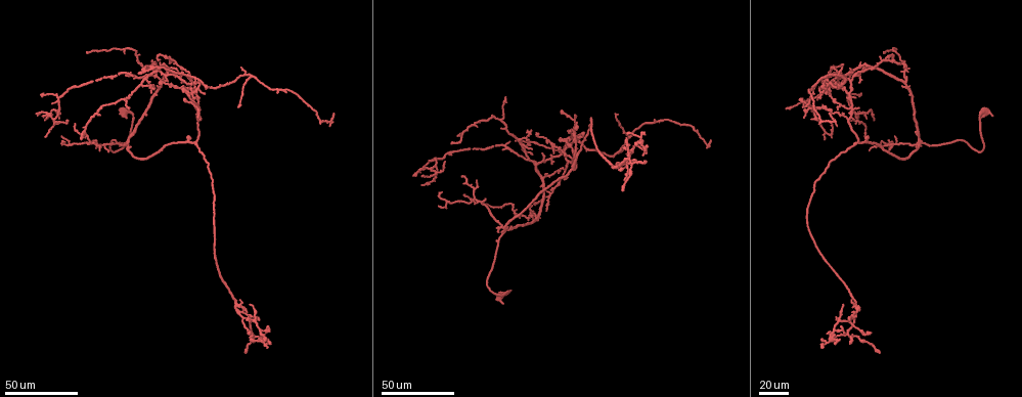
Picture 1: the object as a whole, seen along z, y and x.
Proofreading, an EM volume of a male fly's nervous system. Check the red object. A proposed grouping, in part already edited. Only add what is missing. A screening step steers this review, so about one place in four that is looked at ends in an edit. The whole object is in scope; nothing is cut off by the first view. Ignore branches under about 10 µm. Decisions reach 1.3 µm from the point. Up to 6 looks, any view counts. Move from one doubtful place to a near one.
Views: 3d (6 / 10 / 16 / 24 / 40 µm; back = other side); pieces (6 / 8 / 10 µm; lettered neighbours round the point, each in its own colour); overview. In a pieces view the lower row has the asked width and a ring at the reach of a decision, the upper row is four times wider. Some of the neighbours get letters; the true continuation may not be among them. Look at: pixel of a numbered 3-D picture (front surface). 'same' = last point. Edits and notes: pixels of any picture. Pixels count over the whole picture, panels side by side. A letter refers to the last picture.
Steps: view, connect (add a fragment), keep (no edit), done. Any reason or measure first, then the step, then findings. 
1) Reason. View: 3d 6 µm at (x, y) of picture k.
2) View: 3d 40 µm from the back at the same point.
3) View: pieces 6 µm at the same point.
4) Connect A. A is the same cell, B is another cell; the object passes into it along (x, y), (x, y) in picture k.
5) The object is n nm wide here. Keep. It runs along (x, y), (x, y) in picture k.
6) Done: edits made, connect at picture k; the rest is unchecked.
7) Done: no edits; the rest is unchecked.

Tapers out. View: 3d 24 µm at (156, 93) of picture 1.

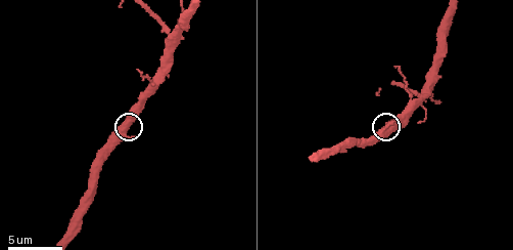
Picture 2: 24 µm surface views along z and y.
View: pieces 10 µm at (391, 124) of picture 2.

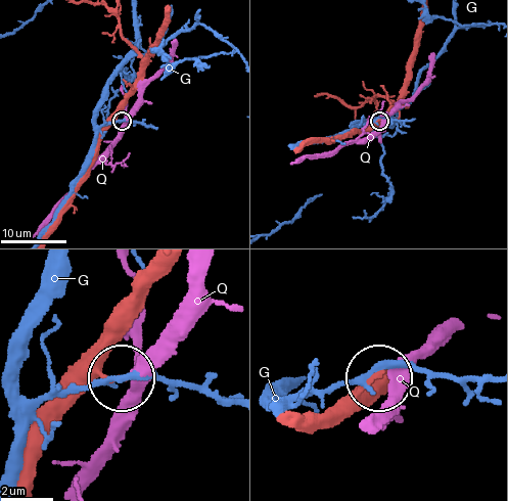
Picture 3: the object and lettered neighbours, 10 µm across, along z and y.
Keep. G and Q are other cells; it runs along (294, 428), (327, 426), (378, 378) in picture 3; no lettered fragment goes on from it.

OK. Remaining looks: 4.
View: 3d 24 µm at (857, 107) of picture 1.

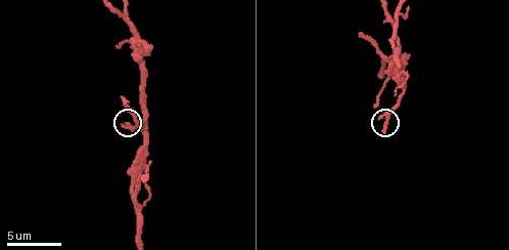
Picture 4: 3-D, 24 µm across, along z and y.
View: pieces 10 µm at (382, 131) of picture 4.

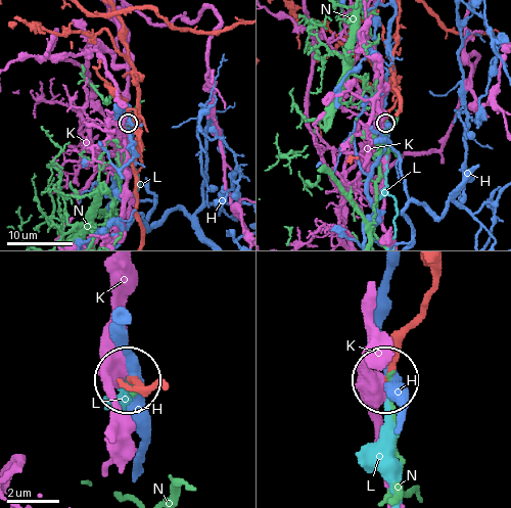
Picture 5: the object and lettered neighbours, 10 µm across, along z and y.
Connect L. L is the same cell, H, K and N are other cells; the neuron continues.

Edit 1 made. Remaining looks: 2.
Done: edits made, connect at picture 5; the rest is unchecked.

